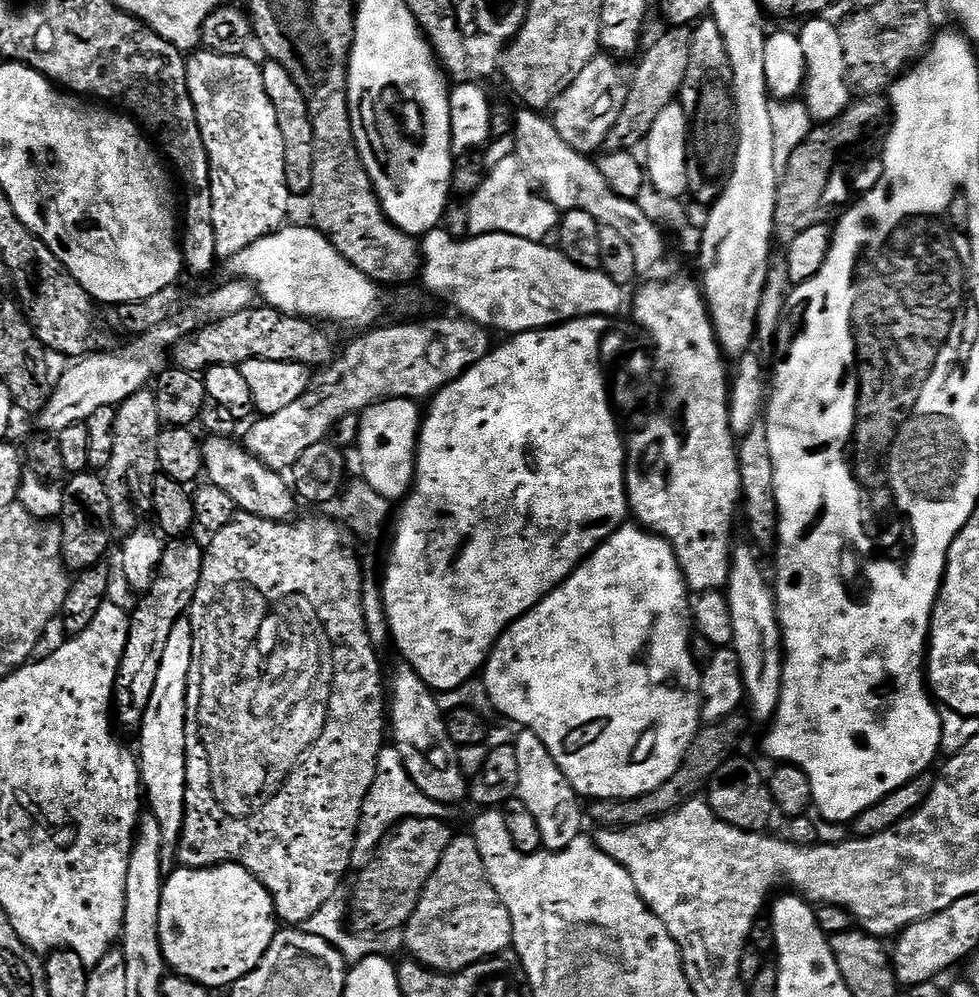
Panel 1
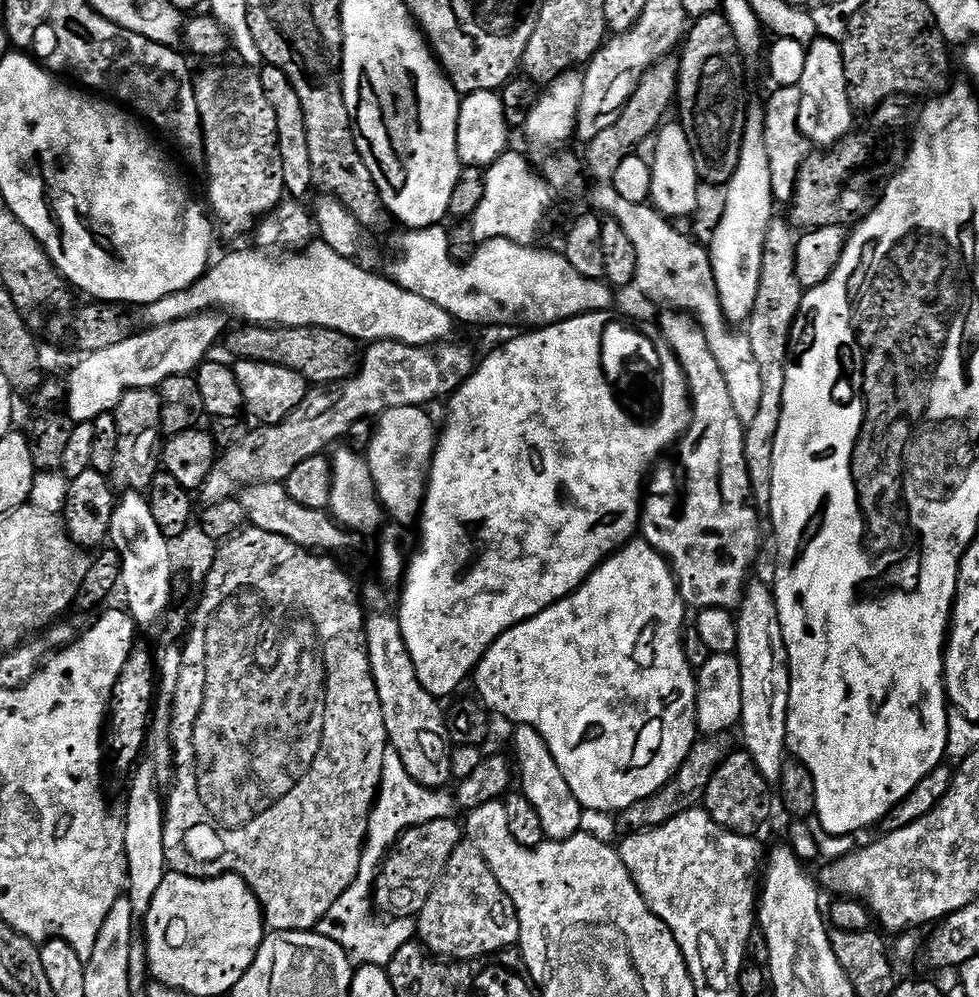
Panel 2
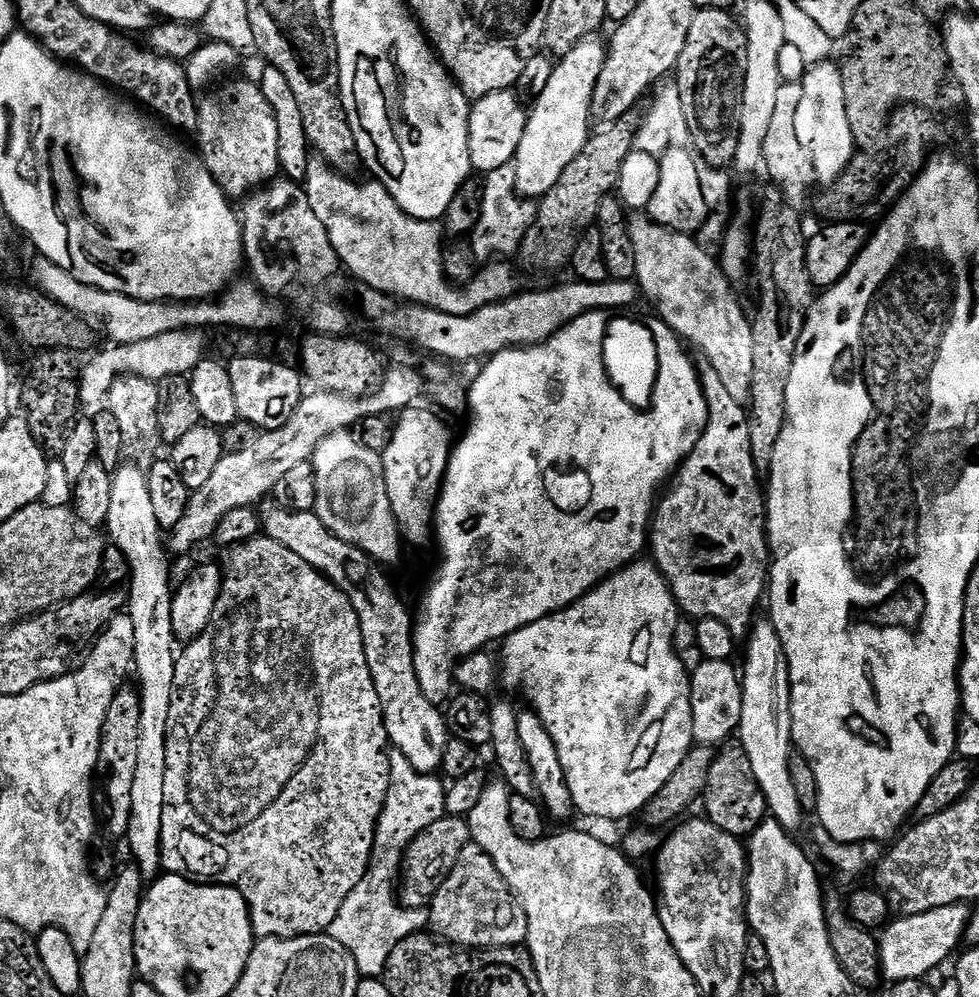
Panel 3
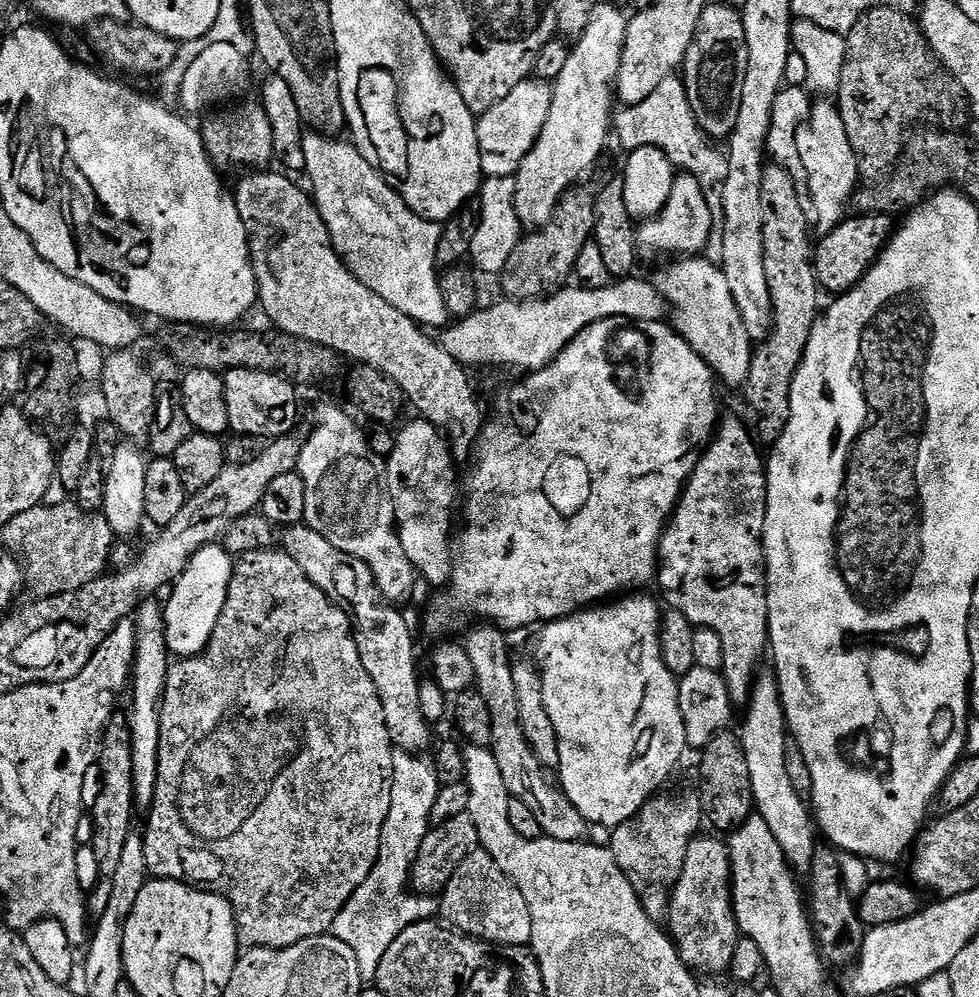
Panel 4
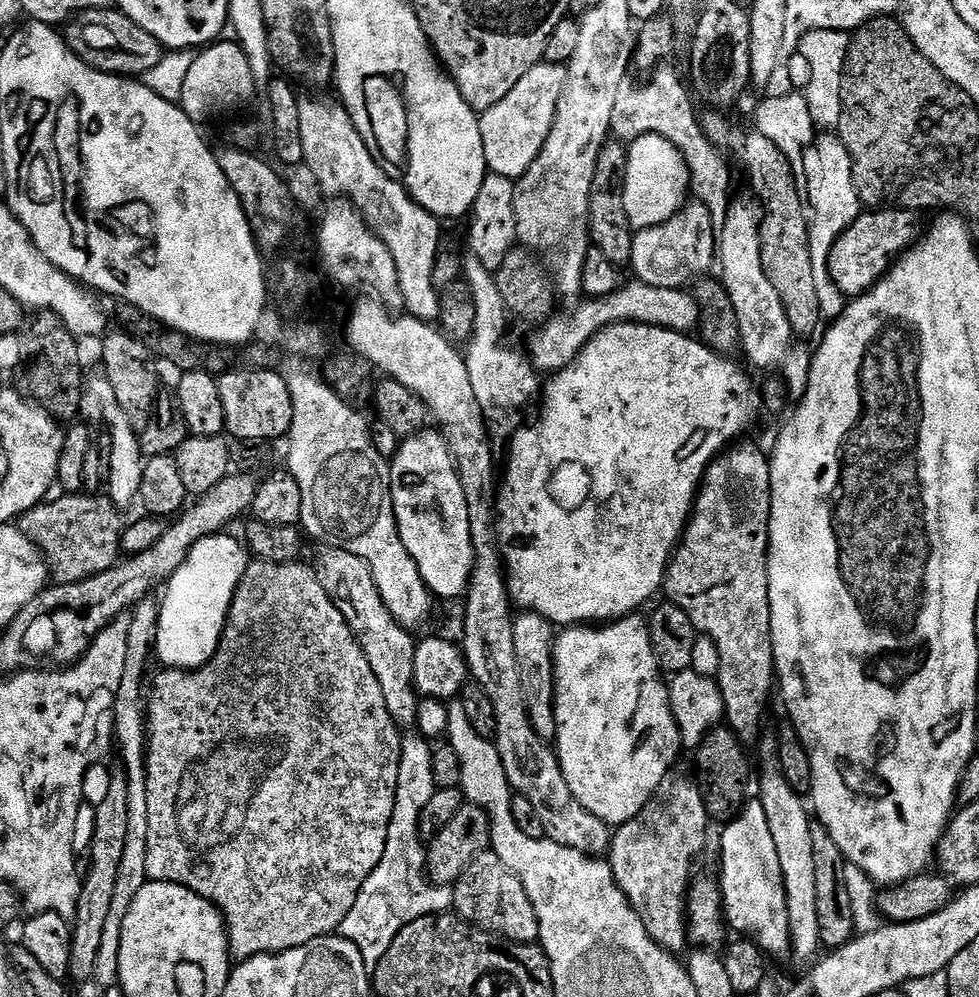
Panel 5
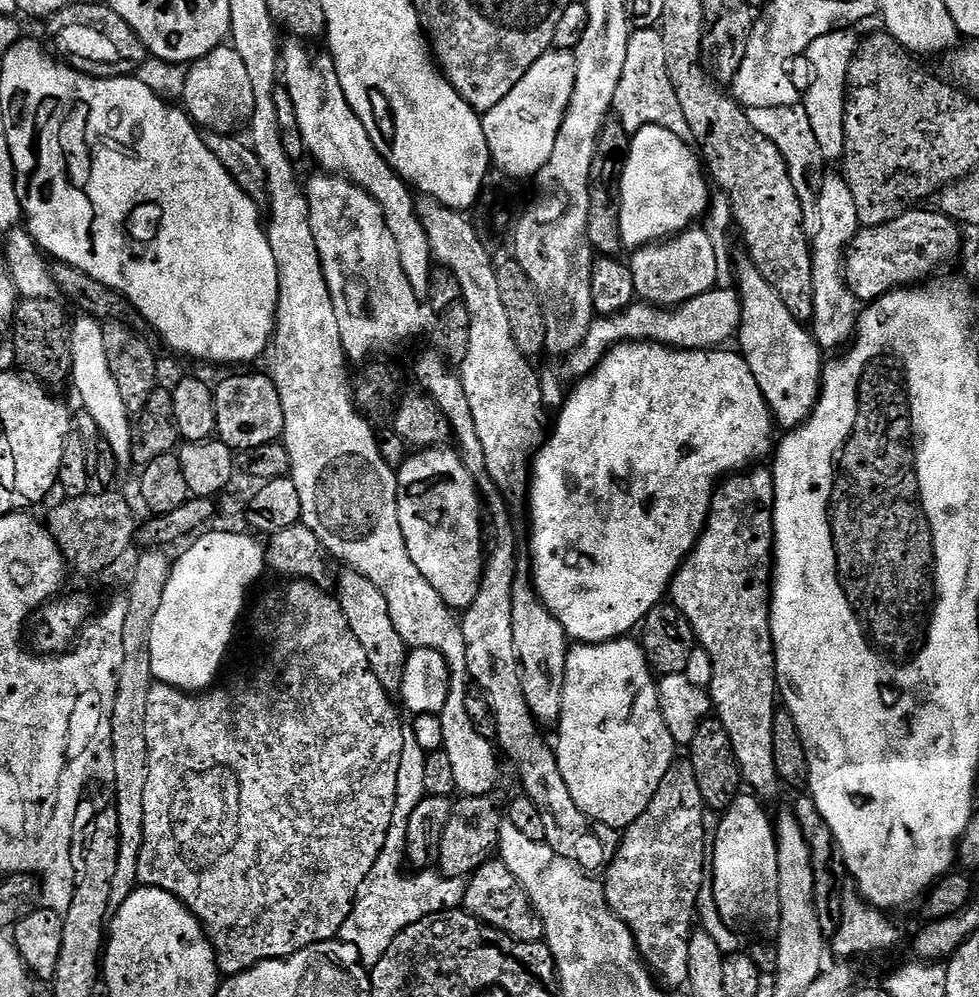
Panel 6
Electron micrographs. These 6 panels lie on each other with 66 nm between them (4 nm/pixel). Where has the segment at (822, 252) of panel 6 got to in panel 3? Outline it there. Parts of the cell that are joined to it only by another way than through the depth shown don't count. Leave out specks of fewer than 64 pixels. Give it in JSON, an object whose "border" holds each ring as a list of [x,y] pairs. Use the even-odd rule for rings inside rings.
{"border":[[[835,63],[813,64],[800,81],[802,102],[794,116],[794,134],[804,147],[814,176],[824,186],[835,184],[843,172],[849,171],[852,155],[856,152],[858,138],[850,130],[846,119],[846,94],[842,90],[842,74]]]}

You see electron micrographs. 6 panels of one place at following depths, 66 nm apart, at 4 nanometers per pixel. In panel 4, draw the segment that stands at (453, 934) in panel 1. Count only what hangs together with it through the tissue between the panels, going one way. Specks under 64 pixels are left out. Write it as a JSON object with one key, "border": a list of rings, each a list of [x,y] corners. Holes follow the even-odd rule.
{"border":[[[479,846],[473,847],[468,855],[454,870],[450,882],[438,900],[438,908],[443,919],[451,927],[477,938],[483,938],[489,944],[531,945],[532,919],[530,906],[522,898],[522,890],[494,862],[489,852]]]}

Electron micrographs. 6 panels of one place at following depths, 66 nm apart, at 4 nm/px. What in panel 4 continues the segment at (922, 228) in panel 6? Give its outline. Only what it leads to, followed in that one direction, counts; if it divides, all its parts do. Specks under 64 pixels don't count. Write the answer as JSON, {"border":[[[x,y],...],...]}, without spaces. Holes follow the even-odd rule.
{"border":[[[856,214],[853,220],[852,217],[846,218],[837,228],[832,228],[829,232],[823,233],[823,235],[819,237],[820,244],[818,240],[814,248],[816,282],[825,293],[843,294],[850,291],[853,286],[867,274],[868,267],[874,263],[877,256],[880,255],[880,251],[888,245],[888,239],[892,236],[894,231],[894,223],[892,224],[893,217],[888,214],[883,214],[884,216],[876,215],[877,214]]]}

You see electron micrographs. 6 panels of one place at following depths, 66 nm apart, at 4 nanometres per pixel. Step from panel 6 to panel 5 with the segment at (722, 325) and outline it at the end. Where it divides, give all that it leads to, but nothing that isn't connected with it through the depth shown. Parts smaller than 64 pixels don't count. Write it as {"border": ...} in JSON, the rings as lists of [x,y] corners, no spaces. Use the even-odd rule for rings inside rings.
{"border":[[[639,282],[625,283],[624,287],[619,288],[614,294],[592,298],[584,303],[588,304],[582,305],[581,308],[574,309],[569,316],[558,317],[559,315],[557,315],[555,318],[549,319],[547,323],[537,331],[541,332],[533,338],[532,352],[530,351],[533,368],[544,374],[560,372],[566,366],[570,366],[576,361],[576,355],[579,354],[602,329],[609,328],[612,324],[649,324],[652,327],[665,328],[668,331],[688,334],[693,331],[691,328],[694,327],[695,324],[697,327],[702,320],[702,309],[700,305],[696,303],[695,295],[689,294],[687,291],[679,288],[658,288],[656,286],[646,286]]]}

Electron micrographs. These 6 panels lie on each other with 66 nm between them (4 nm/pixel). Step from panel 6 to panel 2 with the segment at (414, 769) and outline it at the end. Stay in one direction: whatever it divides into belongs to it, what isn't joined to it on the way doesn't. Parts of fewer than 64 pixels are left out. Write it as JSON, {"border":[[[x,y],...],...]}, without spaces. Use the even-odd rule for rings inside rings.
{"border":[[[391,746],[388,747],[384,755],[380,790],[376,794],[376,803],[372,805],[372,813],[368,815],[368,838],[364,842],[360,869],[352,885],[344,891],[342,898],[338,898],[338,902],[334,902],[334,906],[330,906],[330,910],[318,925],[320,935],[338,942],[338,946],[342,946],[353,965],[373,964],[384,968],[392,961],[394,954],[402,950],[402,946],[417,939],[416,920],[413,917],[381,918],[374,911],[374,885],[378,869],[396,847],[400,835],[408,828],[435,820],[453,819],[457,815],[455,812],[458,812],[458,805],[451,791],[427,788],[414,782],[414,778],[406,774],[402,758],[398,758]]]}

